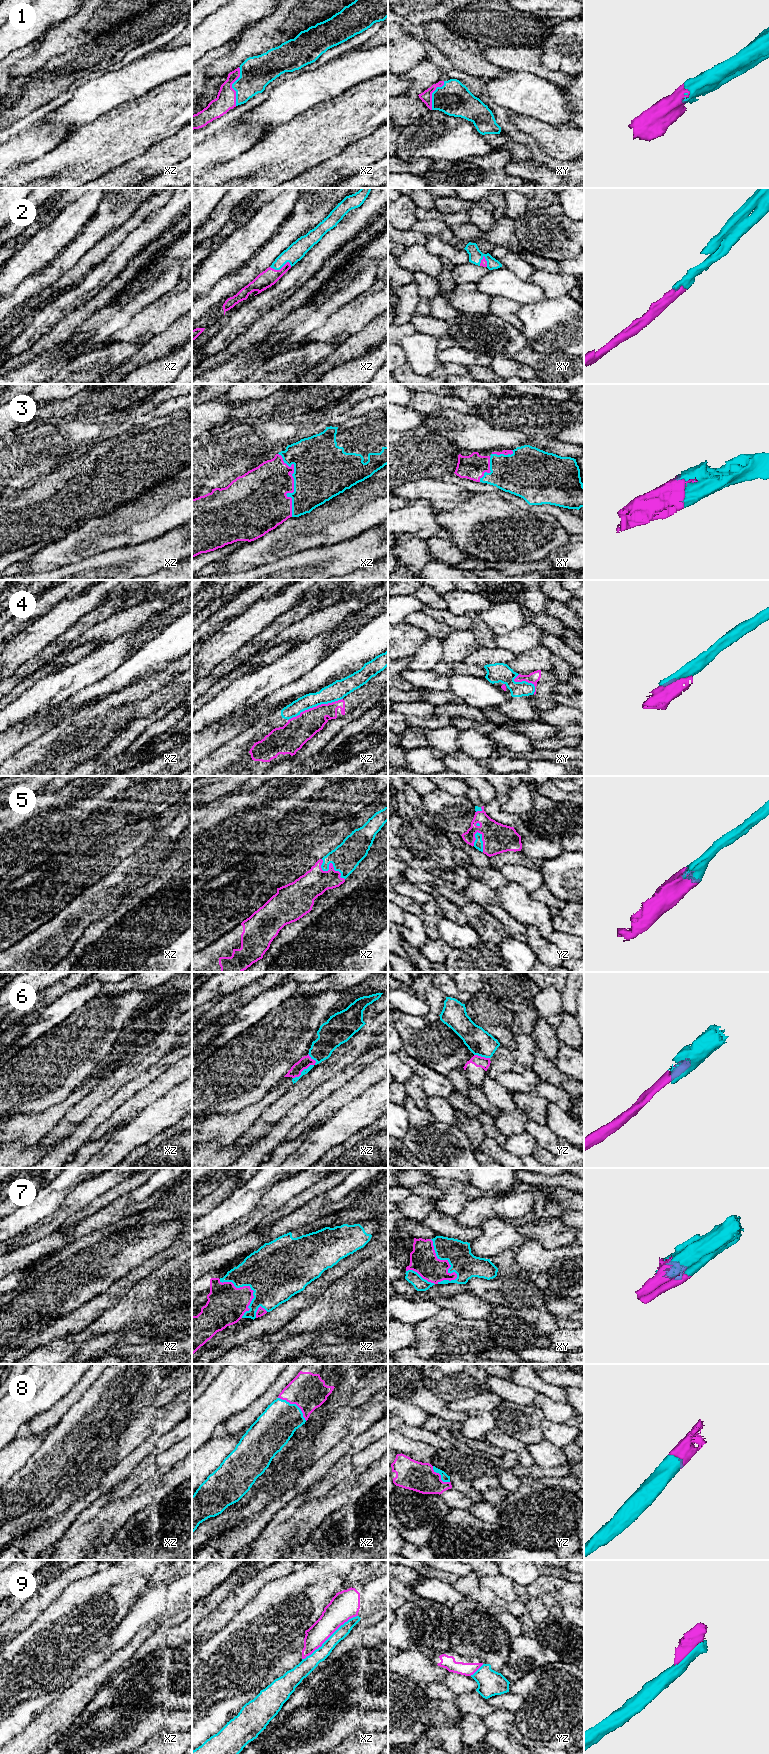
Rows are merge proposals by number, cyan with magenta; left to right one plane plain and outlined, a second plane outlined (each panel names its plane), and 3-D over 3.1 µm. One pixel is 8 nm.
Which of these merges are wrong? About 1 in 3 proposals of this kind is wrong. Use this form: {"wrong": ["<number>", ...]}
{"wrong": ["4", "6", "9"]}

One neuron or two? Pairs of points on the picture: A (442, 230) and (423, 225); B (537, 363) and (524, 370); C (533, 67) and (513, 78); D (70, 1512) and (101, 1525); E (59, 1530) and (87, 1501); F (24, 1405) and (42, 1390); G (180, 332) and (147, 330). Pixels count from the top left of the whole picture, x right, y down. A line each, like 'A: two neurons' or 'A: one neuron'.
A: one neuron
B: two neurons
C: two neurons
D: two neurons
E: one neuron
F: one neuron
G: two neurons

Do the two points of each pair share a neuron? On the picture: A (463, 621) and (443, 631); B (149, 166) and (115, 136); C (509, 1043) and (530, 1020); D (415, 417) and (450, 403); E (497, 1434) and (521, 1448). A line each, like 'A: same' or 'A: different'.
A: different
B: different
C: different
D: different
E: same

